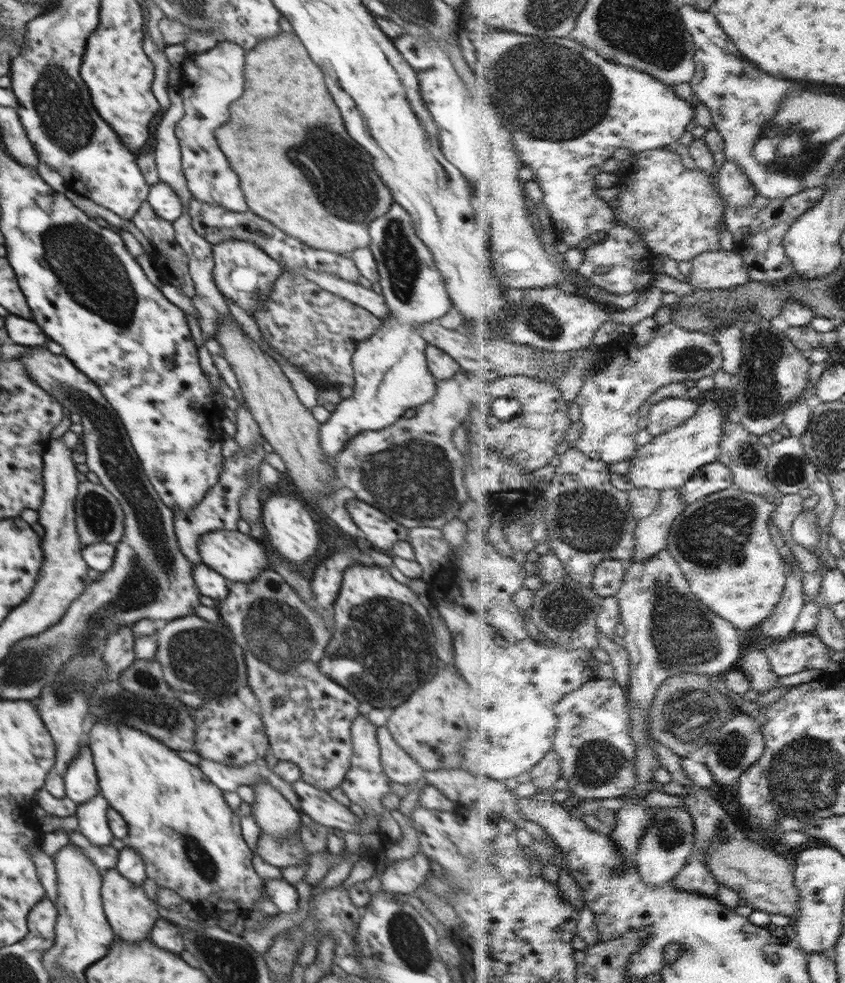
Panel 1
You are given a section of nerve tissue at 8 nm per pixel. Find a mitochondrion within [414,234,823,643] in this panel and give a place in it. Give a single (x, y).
(715, 536)

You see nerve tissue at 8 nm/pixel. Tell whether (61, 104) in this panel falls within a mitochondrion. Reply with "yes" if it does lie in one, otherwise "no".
yes

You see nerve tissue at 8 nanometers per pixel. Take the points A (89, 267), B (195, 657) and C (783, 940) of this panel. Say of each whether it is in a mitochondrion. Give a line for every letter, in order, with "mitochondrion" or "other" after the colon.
A: mitochondrion
B: mitochondrion
C: other

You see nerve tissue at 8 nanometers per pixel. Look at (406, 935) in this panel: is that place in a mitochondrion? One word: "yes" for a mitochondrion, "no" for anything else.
yes

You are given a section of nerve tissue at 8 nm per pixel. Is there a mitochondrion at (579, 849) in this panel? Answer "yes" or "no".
no

